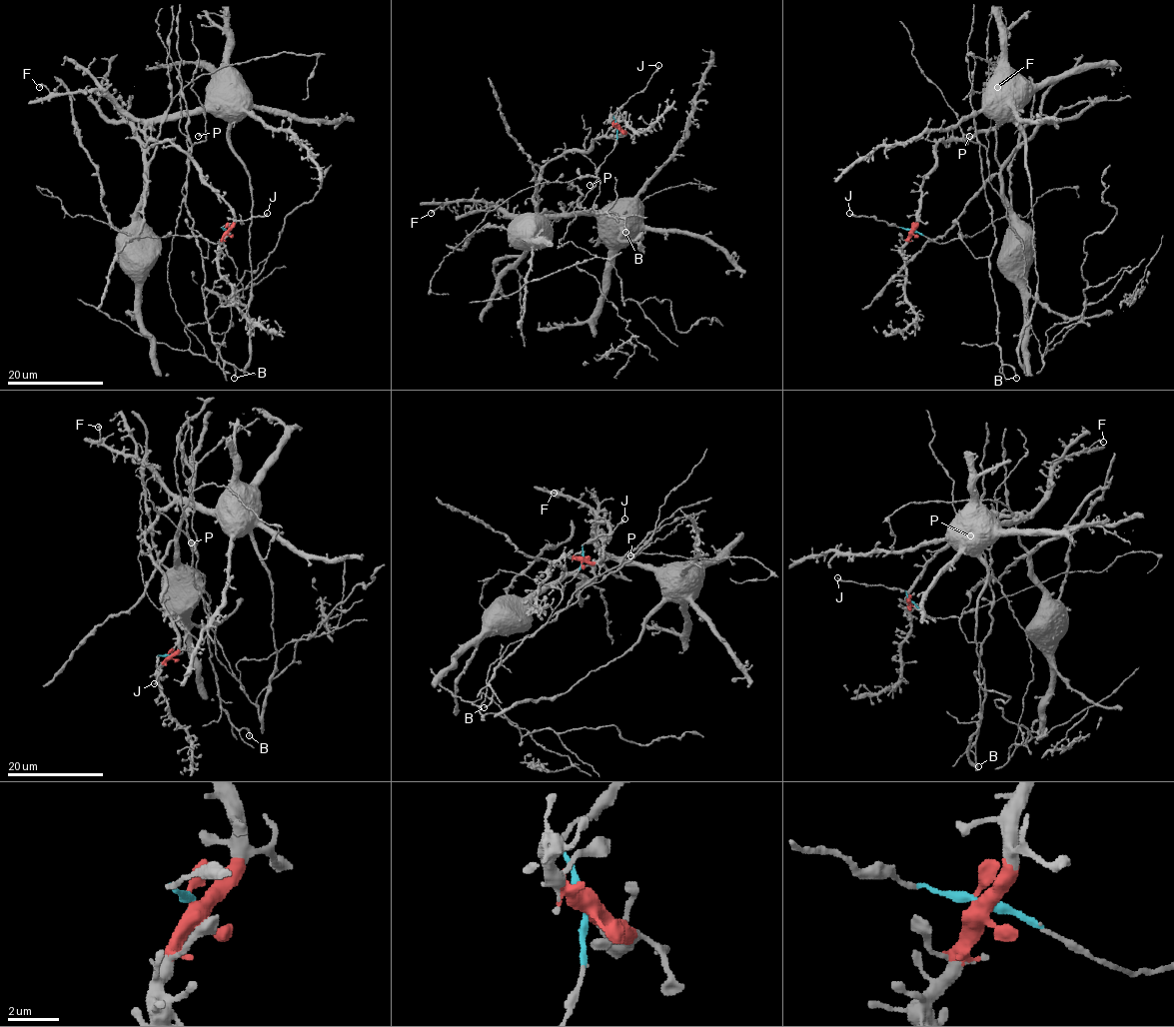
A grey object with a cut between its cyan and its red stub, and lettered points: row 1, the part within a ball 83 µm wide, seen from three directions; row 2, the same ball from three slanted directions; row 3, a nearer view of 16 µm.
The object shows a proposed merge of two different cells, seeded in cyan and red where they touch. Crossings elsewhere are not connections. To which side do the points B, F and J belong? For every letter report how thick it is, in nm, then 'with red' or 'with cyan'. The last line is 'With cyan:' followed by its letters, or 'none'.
B: 200 nm | with cyan
F: 360 nm | with red
J: 280 nm | with cyan
With cyan: B, J

